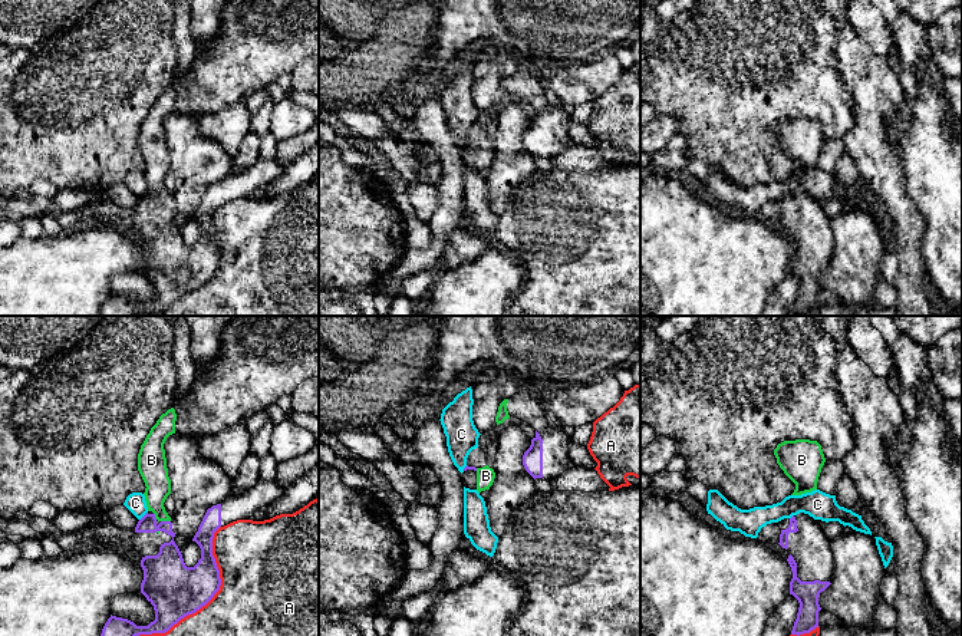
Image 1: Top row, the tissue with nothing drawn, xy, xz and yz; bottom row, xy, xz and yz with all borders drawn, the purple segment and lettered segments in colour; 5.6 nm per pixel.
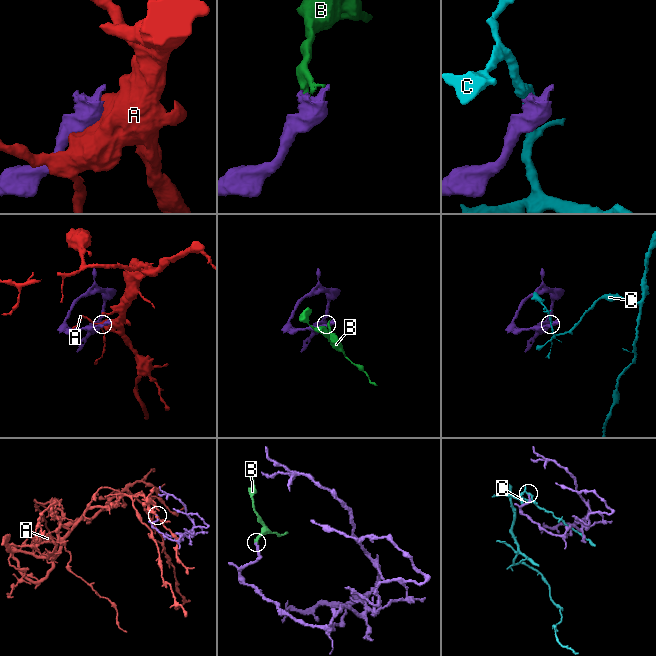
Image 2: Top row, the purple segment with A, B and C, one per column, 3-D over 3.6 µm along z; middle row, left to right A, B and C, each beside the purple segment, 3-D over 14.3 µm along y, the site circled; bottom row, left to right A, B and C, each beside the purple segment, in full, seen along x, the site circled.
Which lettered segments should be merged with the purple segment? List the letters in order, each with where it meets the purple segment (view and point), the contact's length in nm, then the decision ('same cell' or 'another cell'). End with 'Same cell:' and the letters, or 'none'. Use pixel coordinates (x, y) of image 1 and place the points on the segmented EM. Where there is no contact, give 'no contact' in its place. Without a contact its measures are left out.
A: xy (210, 599) | 750 nm | another cell
B: xy (165, 521) | 60 nm | same cell
C: xy (144, 516) | 70 nm | another cell
Same cell: B

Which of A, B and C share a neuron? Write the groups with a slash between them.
A / B / C

